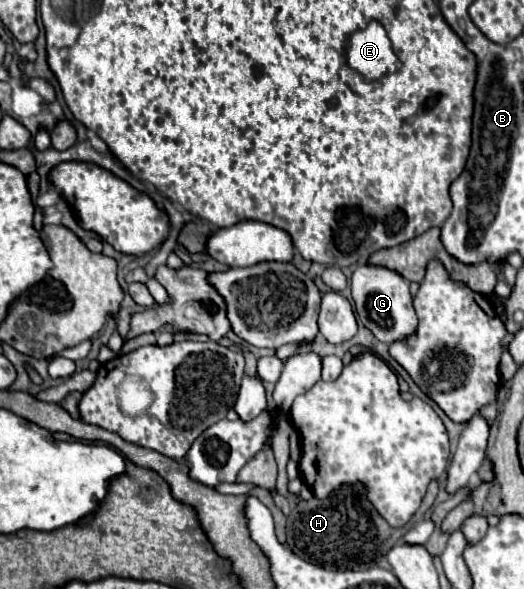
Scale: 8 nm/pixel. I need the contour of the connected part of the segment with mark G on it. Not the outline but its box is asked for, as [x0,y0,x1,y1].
[351,261,417,343]

